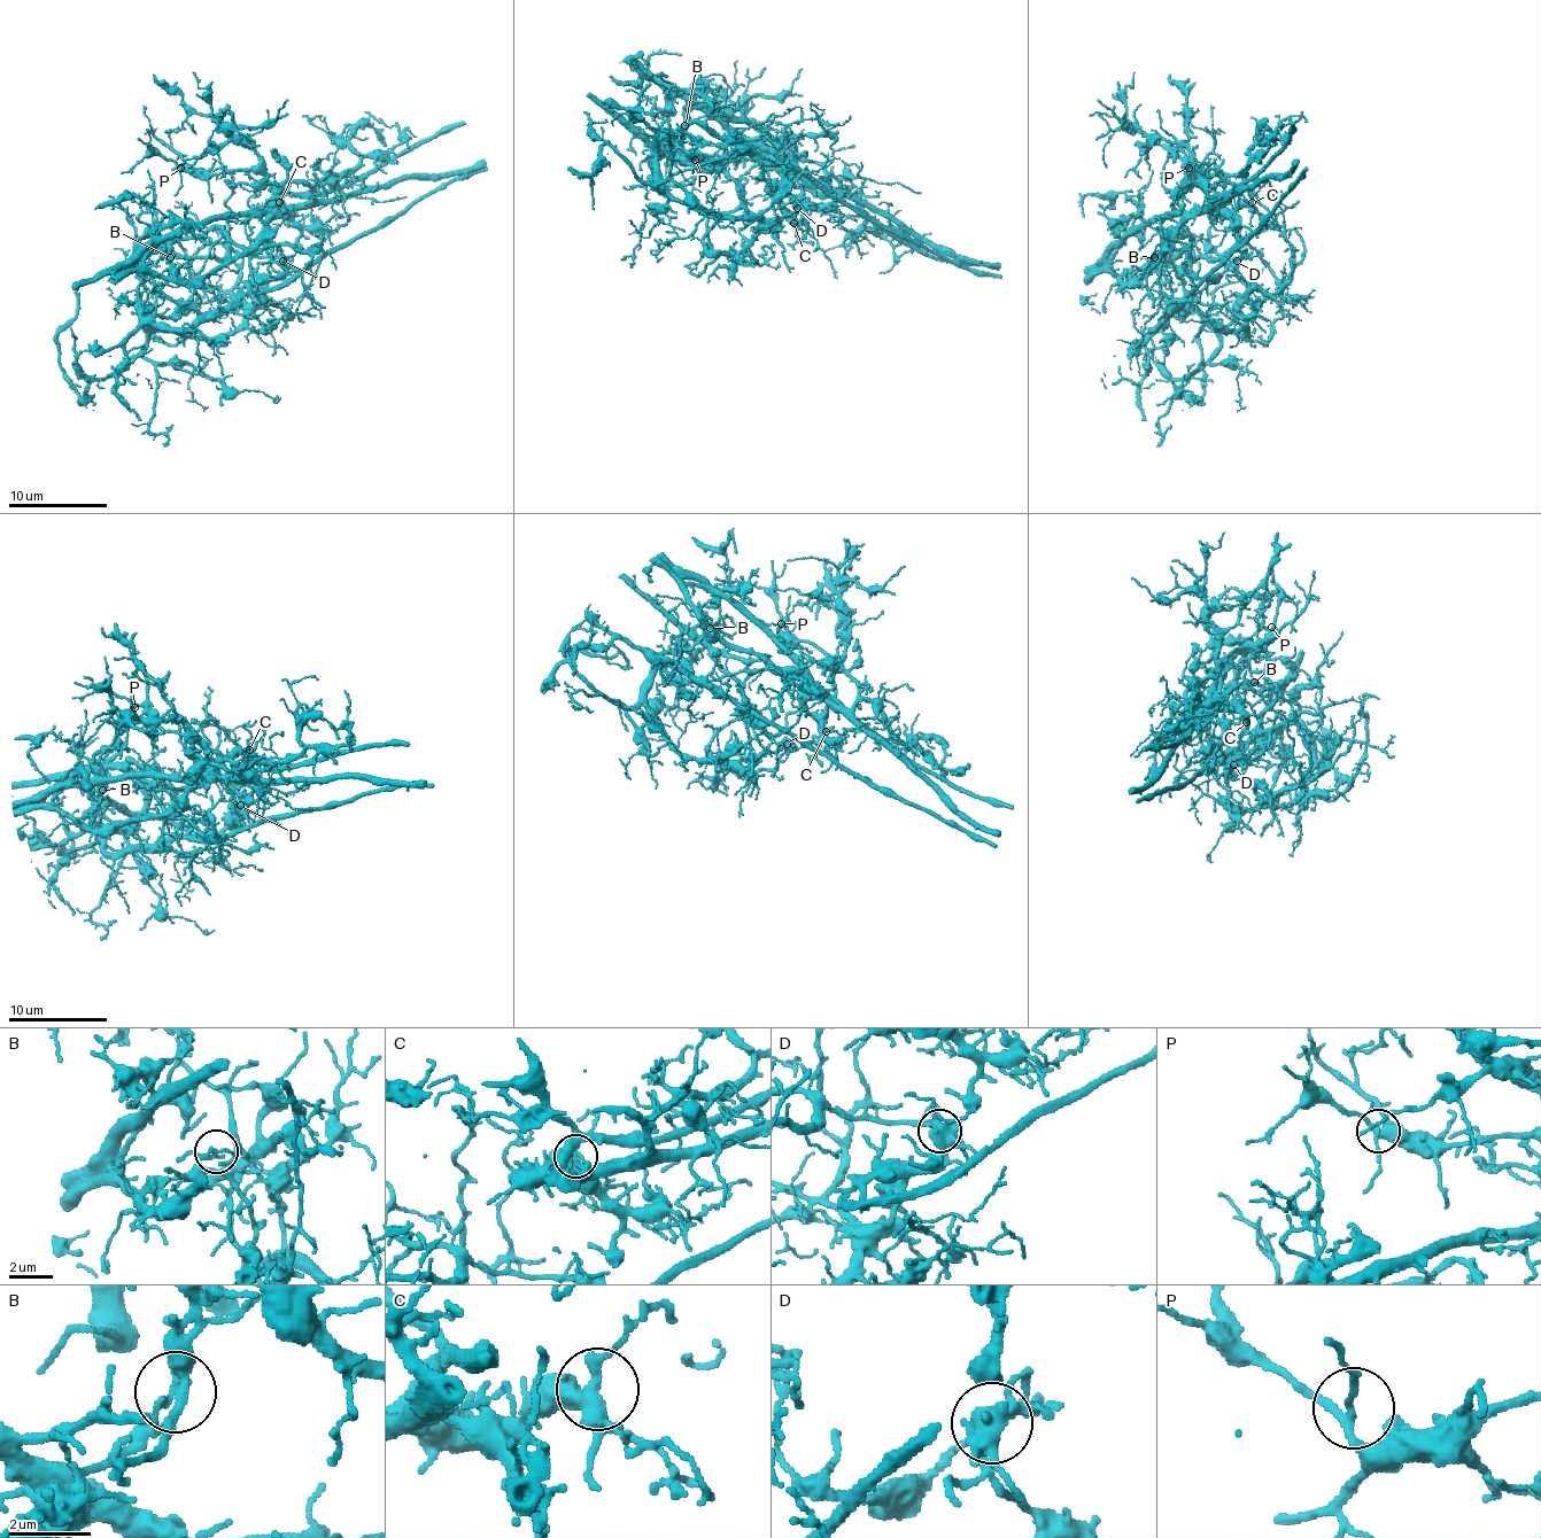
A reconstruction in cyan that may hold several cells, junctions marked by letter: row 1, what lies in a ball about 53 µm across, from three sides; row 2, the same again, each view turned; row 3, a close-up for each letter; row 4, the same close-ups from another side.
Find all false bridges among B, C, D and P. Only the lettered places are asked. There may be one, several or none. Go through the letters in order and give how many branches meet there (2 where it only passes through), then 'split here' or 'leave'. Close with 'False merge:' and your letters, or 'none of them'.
B: branches 3; split here
C: branches 4; leave
D: branches 5; split here
P: branches 3; leave
False merge: B, D

